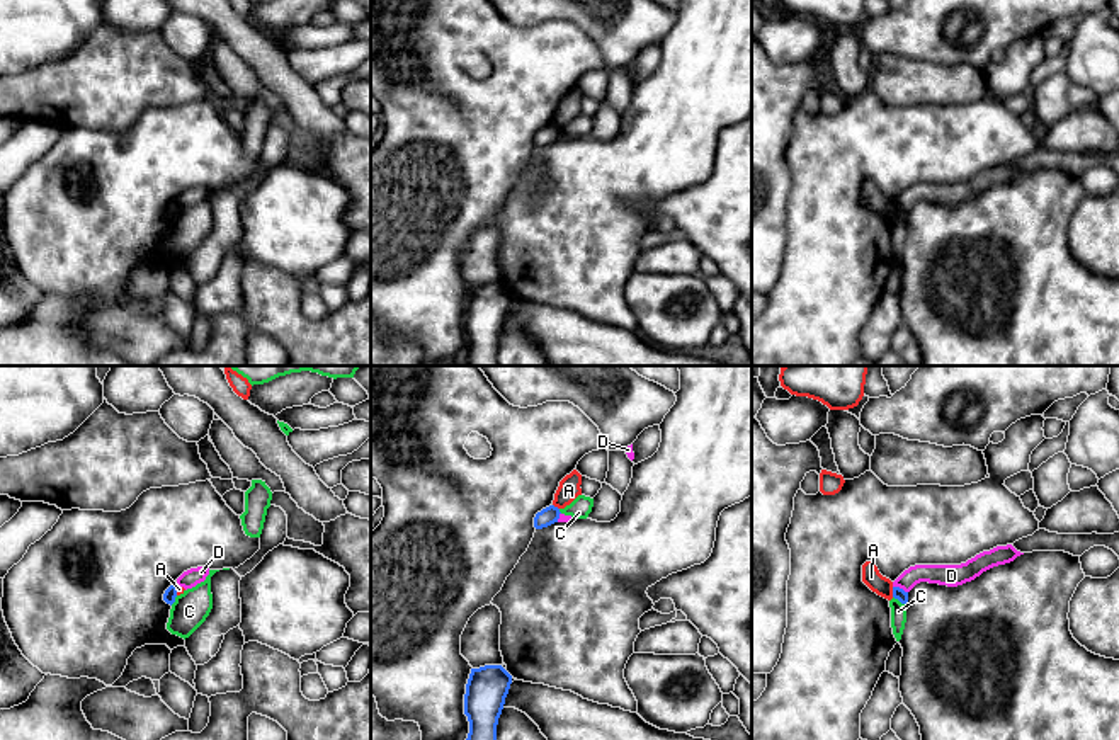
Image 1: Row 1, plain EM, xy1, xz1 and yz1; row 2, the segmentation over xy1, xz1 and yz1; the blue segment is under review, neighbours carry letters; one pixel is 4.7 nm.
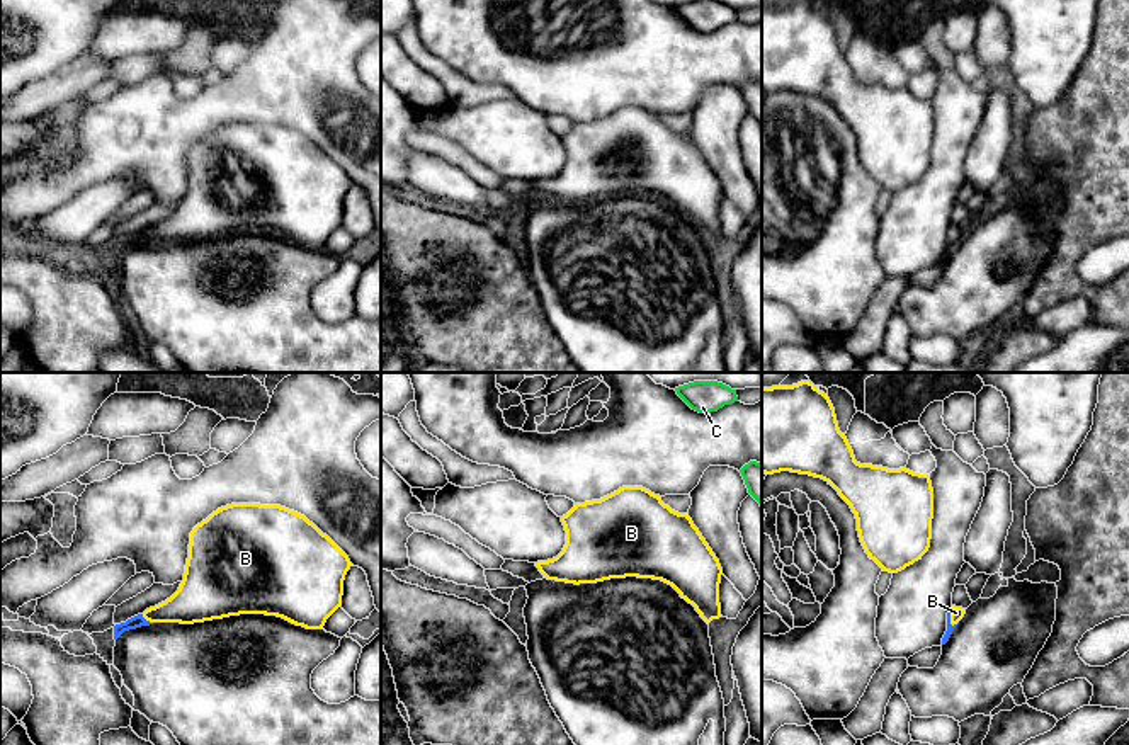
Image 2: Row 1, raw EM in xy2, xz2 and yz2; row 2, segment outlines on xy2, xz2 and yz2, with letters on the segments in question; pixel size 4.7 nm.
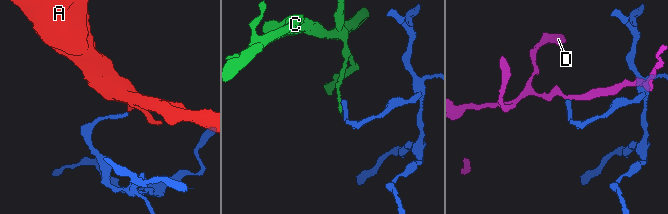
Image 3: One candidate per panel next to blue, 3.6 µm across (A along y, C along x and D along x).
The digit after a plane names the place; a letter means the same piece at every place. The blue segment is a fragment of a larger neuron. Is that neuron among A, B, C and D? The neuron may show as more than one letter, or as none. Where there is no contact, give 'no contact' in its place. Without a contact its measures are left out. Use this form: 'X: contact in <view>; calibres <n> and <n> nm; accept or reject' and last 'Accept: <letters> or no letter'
A: contact in yz1; calibres 60 and 90 nm; reject
B: contact in yz2; calibres 30 and 60 nm; accept
C: contact in yz1; calibres 60 and 80 nm; reject
D: contact in yz1; calibres 60 and 100 nm; reject
Accept: B

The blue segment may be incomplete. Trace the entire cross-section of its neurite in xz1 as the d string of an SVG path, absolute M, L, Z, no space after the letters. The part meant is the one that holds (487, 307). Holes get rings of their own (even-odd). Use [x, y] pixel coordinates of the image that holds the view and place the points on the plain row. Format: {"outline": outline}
{"outline": "M502 284L471 287L466 313L464 333L469 340L468 366L498 366L497 344L512 294Z"}

